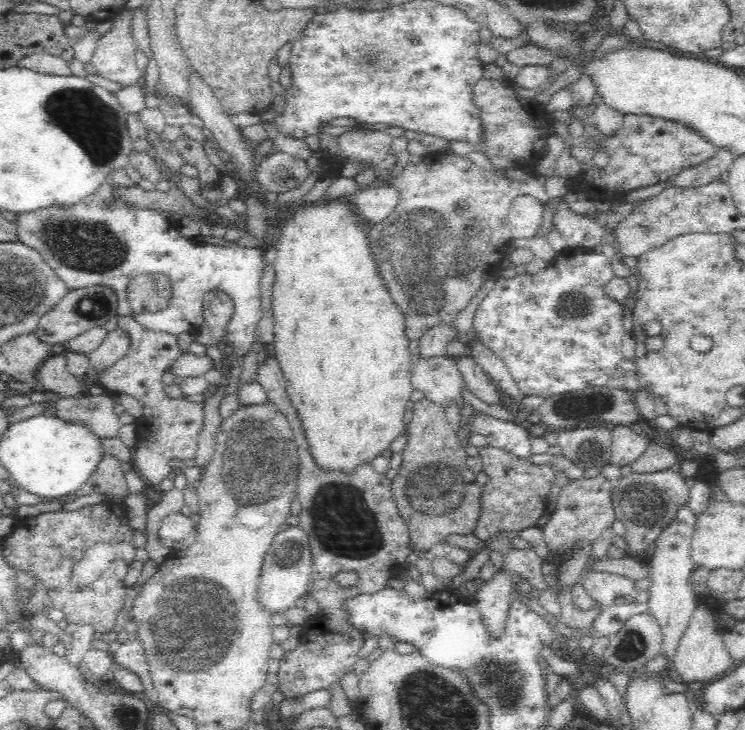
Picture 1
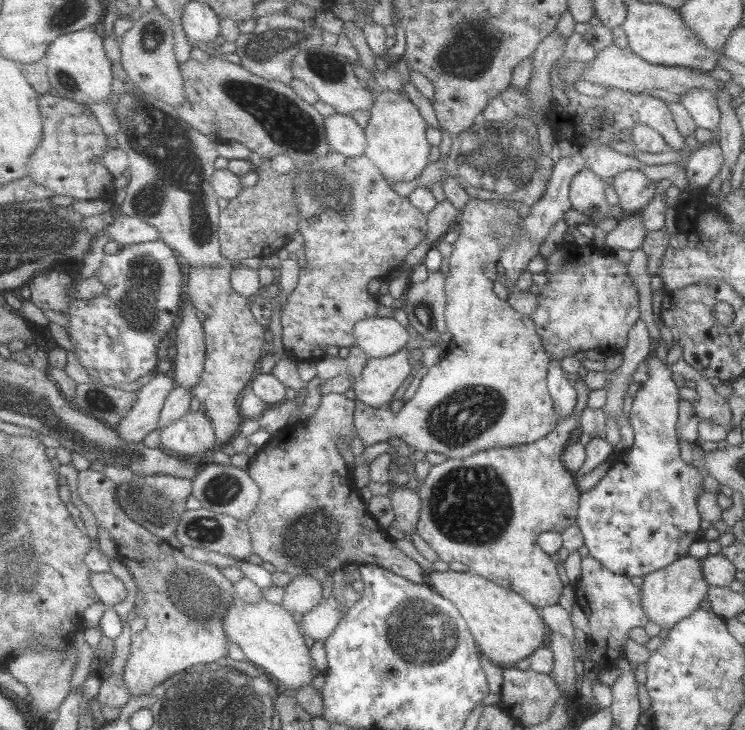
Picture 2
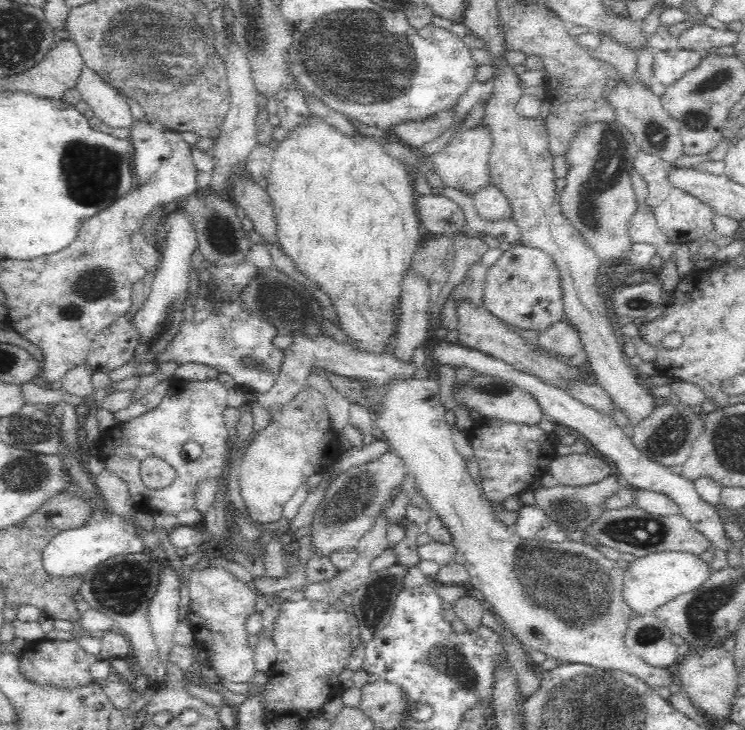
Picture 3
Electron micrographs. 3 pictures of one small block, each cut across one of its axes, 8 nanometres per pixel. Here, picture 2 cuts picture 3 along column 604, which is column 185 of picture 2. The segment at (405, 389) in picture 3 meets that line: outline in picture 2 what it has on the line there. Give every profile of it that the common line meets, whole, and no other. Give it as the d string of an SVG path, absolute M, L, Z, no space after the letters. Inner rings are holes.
M89 468L82 470L78 473L78 480L77 490L82 502L93 512L99 527L108 531L118 544L120 560L131 573L137 590L141 591L145 599L141 607L137 606L134 609L139 618L145 618L146 628L132 636L131 652L124 668L123 679L129 688L130 696L151 694L174 675L187 671L193 666L217 662L229 656L231 642L225 631L225 616L229 614L229 608L238 598L235 583L223 576L221 568L192 560L180 549L173 548L165 539L149 532L136 519L131 518L116 499L117 484L105 477L103 471Z

